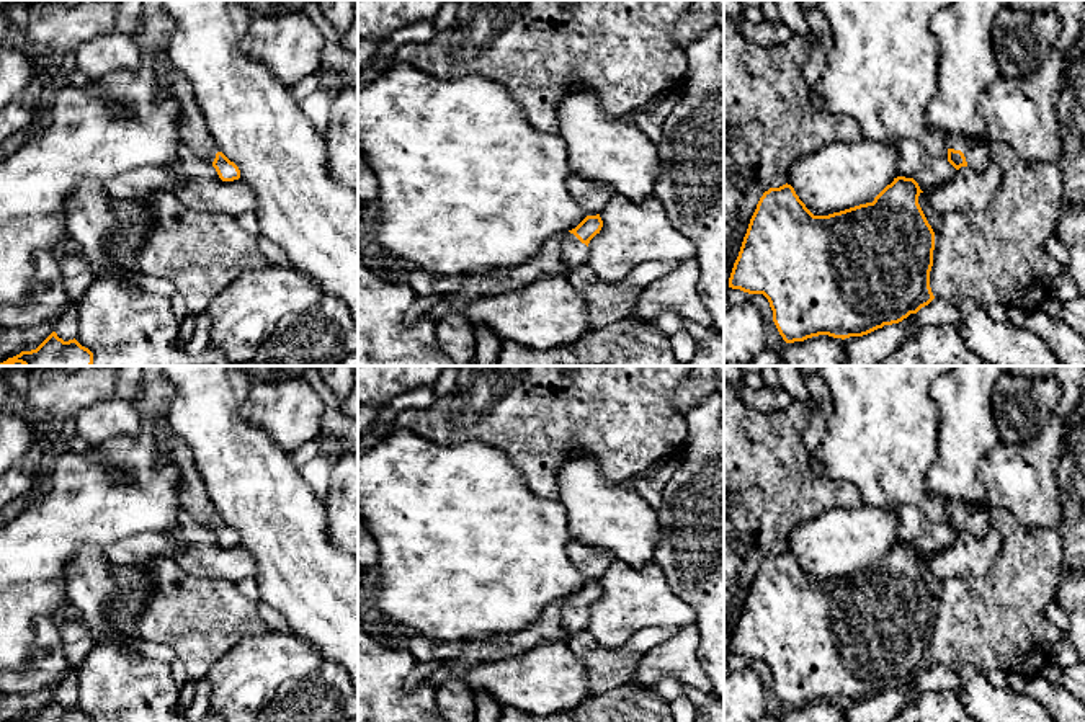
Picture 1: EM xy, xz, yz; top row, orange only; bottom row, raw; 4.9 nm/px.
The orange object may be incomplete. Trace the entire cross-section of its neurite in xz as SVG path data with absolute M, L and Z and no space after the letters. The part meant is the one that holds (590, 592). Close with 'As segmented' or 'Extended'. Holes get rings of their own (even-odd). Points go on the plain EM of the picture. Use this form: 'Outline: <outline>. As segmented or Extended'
Outline: M600 580L587 582L575 595L564 599L562 627L570 634L578 634L588 629L590 606L600 599L603 586Z. Extended

